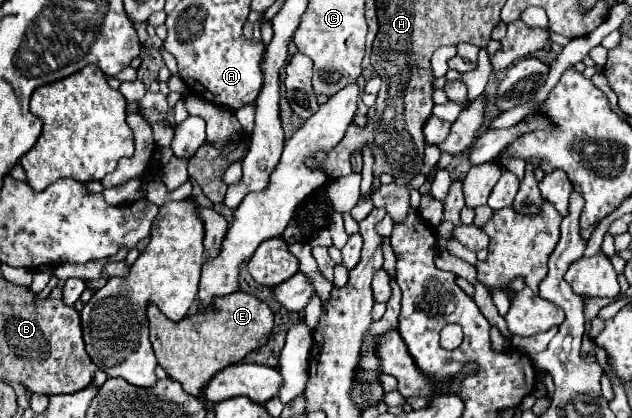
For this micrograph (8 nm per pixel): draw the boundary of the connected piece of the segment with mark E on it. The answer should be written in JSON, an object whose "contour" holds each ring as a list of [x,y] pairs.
{"contour":[[[236,291],[216,301],[214,309],[206,307],[200,313],[184,317],[180,323],[172,323],[156,305],[148,305],[150,341],[158,363],[164,367],[170,379],[178,381],[188,395],[202,399],[206,383],[224,367],[242,361],[250,351],[266,345],[274,327],[272,309],[250,293]]]}

